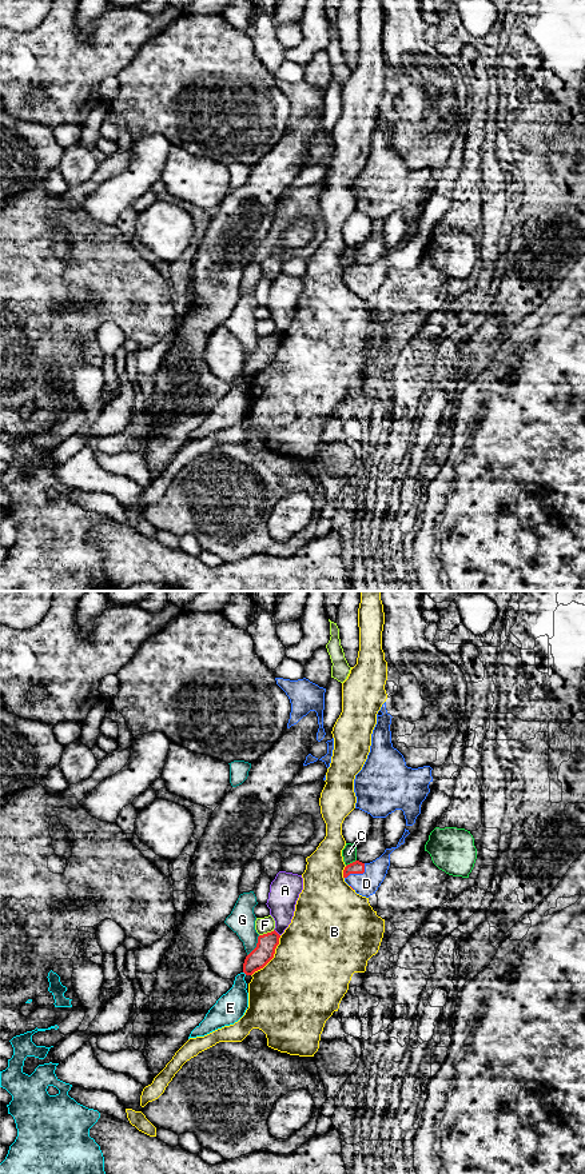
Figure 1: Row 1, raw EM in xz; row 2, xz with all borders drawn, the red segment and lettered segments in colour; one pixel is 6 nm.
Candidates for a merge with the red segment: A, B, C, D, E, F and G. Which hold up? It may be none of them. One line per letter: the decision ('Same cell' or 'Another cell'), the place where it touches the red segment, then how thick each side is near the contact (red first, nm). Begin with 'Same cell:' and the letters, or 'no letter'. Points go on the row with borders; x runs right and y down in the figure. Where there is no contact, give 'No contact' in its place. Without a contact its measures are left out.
Same cell: D
A: Another cell. Touches red at xz (277, 933). Thickness 120 nm (red) against 180 nm
B: Another cell. Touches red at xz (273, 957). Thickness 120 nm (red) against 500 nm
C: Another cell. Touches red at xz (350, 863). Thickness 80 nm (red) against 90 nm
D: Same cell. Touches red at xz (358, 873). Thickness 80 nm (red) against 140 nm
E: Another cell. Touches red at xz (245, 973). Thickness 120 nm (red) against 180 nm
F: Another cell. Touches red at xz (266, 934). Thickness 120 nm (red) against 100 nm
G: Another cell. Touches red at xz (257, 946). Thickness 120 nm (red) against 160 nm

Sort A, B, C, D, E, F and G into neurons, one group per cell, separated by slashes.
A / B / C / D / E G / F

